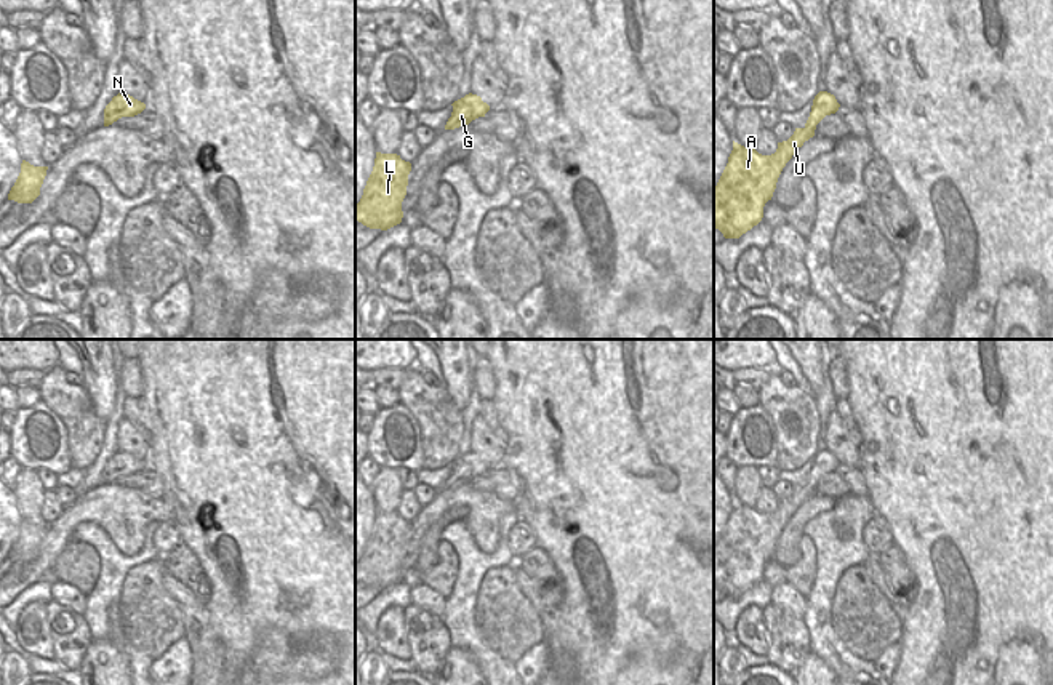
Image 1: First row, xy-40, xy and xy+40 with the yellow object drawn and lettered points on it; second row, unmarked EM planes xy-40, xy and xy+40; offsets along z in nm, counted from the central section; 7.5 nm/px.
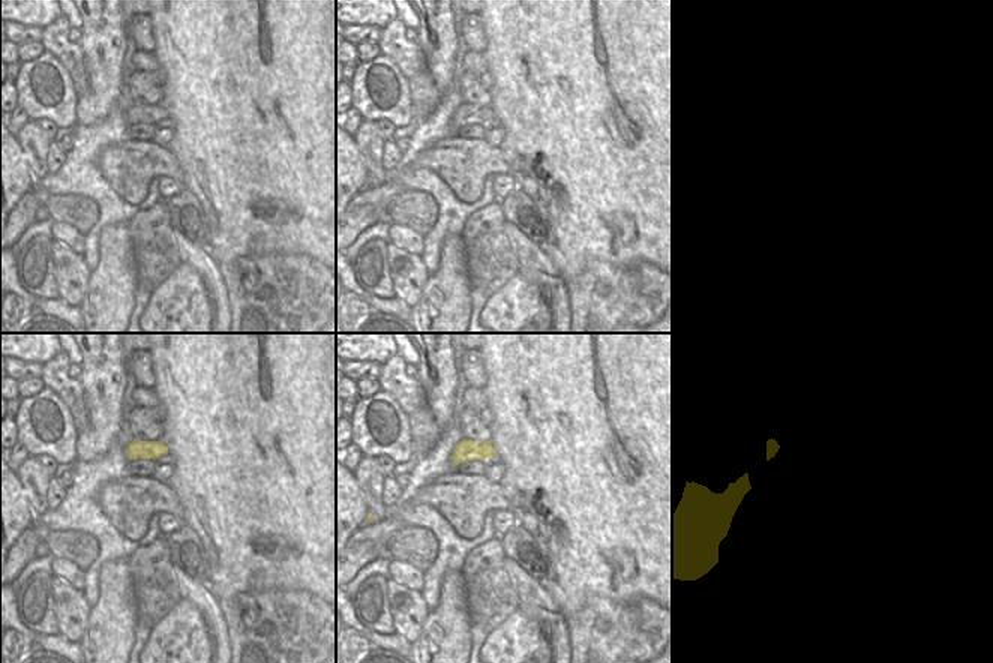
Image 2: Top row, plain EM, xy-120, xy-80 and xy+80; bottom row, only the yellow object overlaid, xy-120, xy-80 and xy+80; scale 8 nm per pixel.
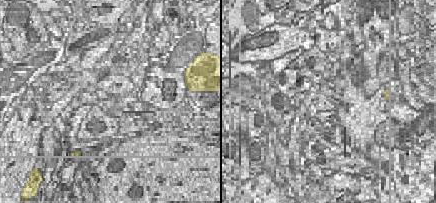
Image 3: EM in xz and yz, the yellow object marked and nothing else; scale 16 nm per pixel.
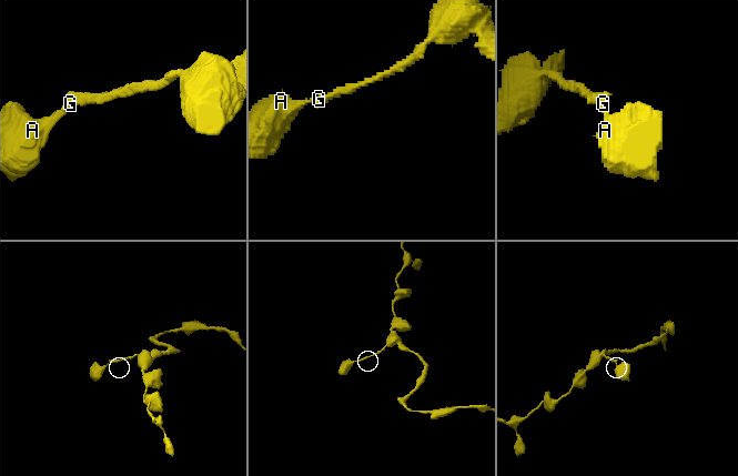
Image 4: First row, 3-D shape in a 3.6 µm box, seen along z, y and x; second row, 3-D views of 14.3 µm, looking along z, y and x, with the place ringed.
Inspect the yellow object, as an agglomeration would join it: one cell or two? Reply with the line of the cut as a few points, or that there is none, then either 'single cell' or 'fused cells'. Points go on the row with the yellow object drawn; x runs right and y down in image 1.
no cut | single cell

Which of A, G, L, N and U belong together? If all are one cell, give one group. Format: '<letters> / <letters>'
A G L N U

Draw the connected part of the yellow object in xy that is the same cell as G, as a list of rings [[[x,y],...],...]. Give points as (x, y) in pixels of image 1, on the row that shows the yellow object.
[[[472,93],[454,101],[451,106],[453,112],[445,125],[445,130],[467,126],[472,120],[485,117],[485,114],[490,110],[490,106],[483,102],[480,96]]]

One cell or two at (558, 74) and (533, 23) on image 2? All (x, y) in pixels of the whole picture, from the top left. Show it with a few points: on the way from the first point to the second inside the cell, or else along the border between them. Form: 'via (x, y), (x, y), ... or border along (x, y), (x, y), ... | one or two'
via (558, 62), (558, 48), (545, 35) | one

